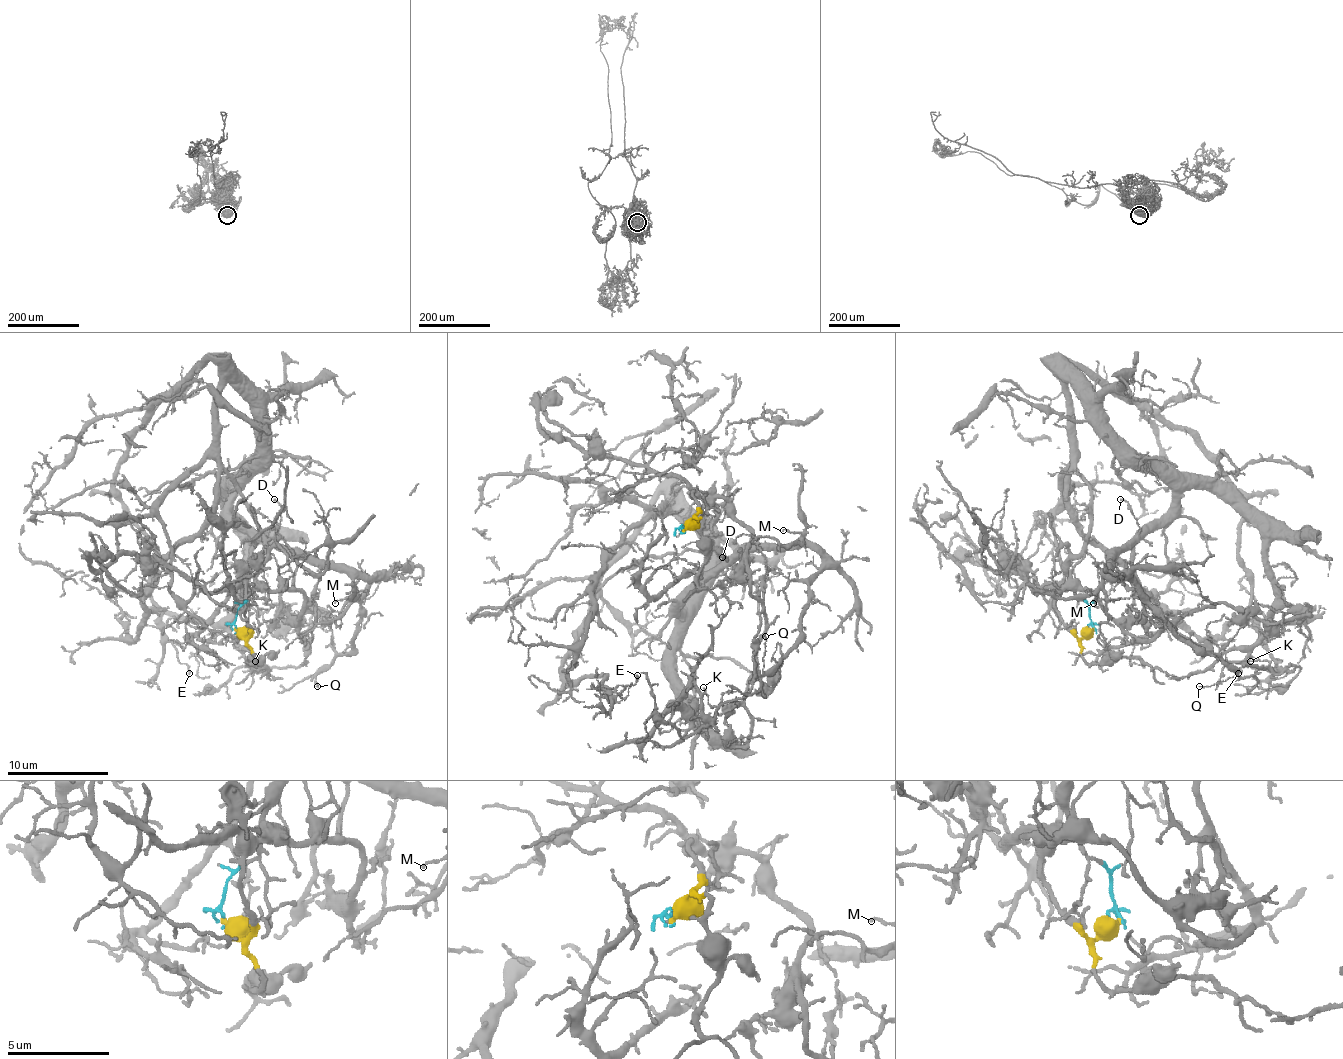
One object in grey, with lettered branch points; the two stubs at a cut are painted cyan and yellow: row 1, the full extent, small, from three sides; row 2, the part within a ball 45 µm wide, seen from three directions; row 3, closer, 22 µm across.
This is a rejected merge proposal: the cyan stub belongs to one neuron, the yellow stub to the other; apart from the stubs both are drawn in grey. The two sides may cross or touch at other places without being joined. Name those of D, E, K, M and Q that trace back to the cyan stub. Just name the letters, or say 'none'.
D, E, M, Q

